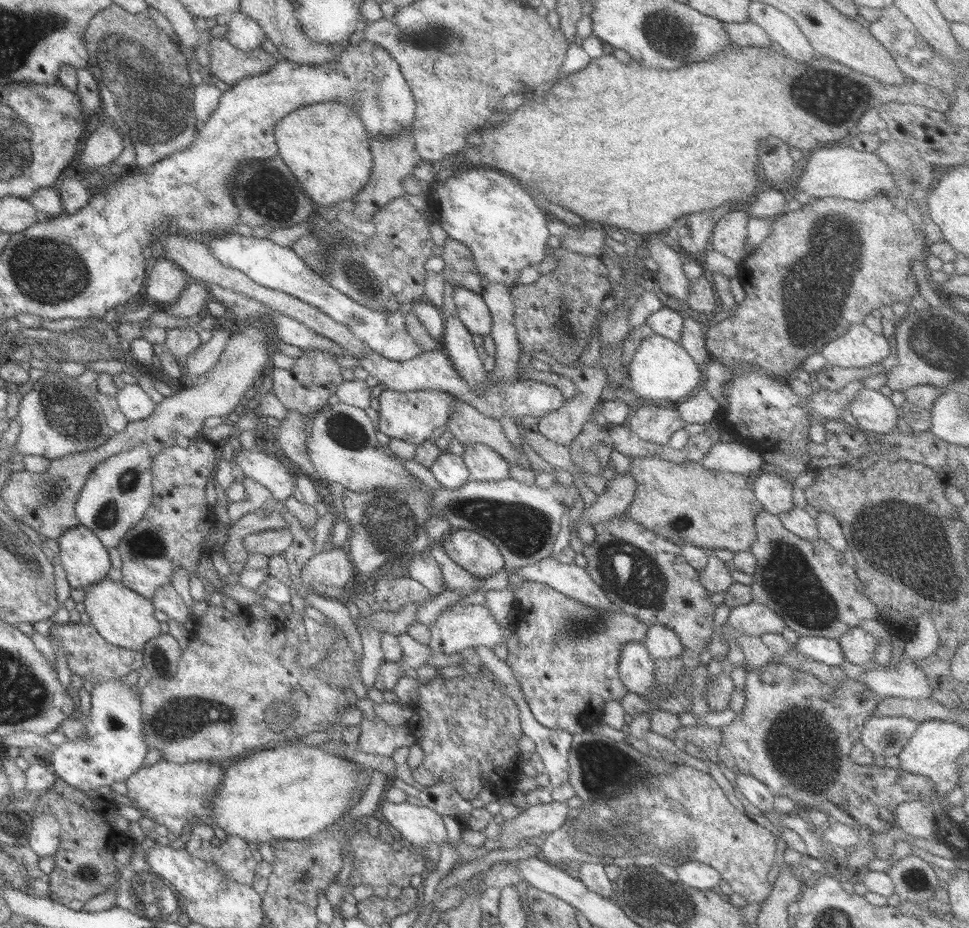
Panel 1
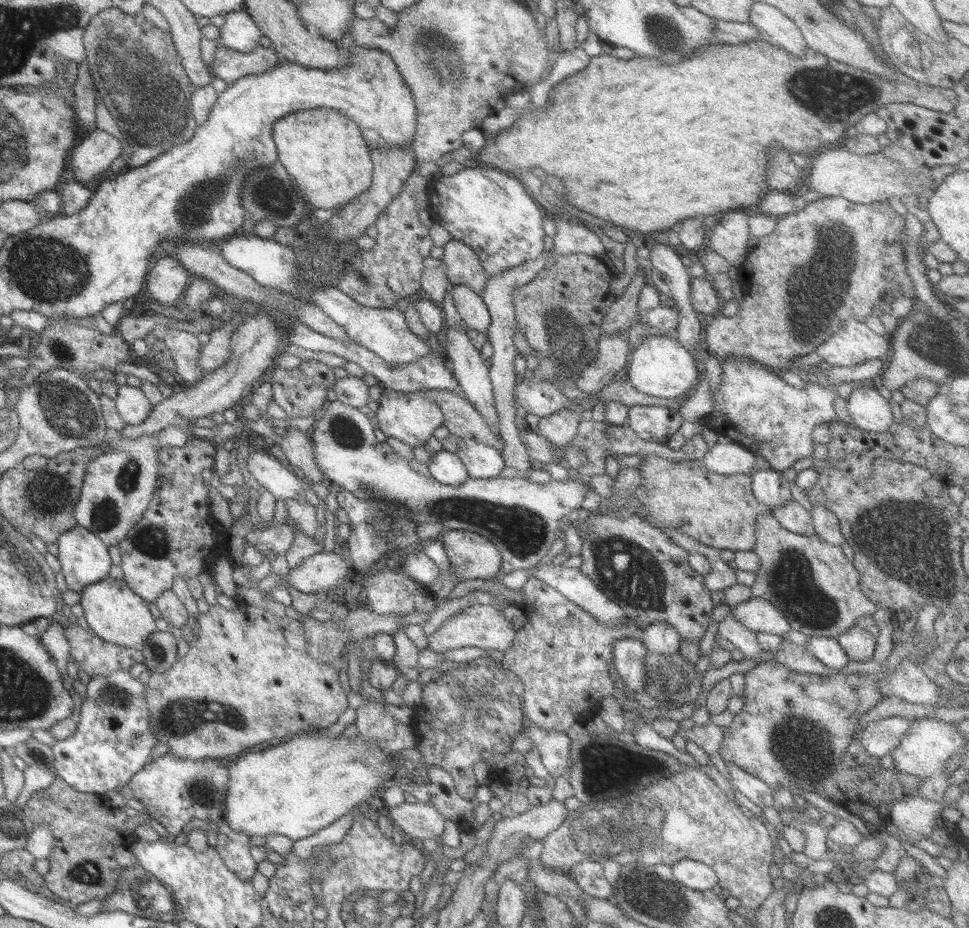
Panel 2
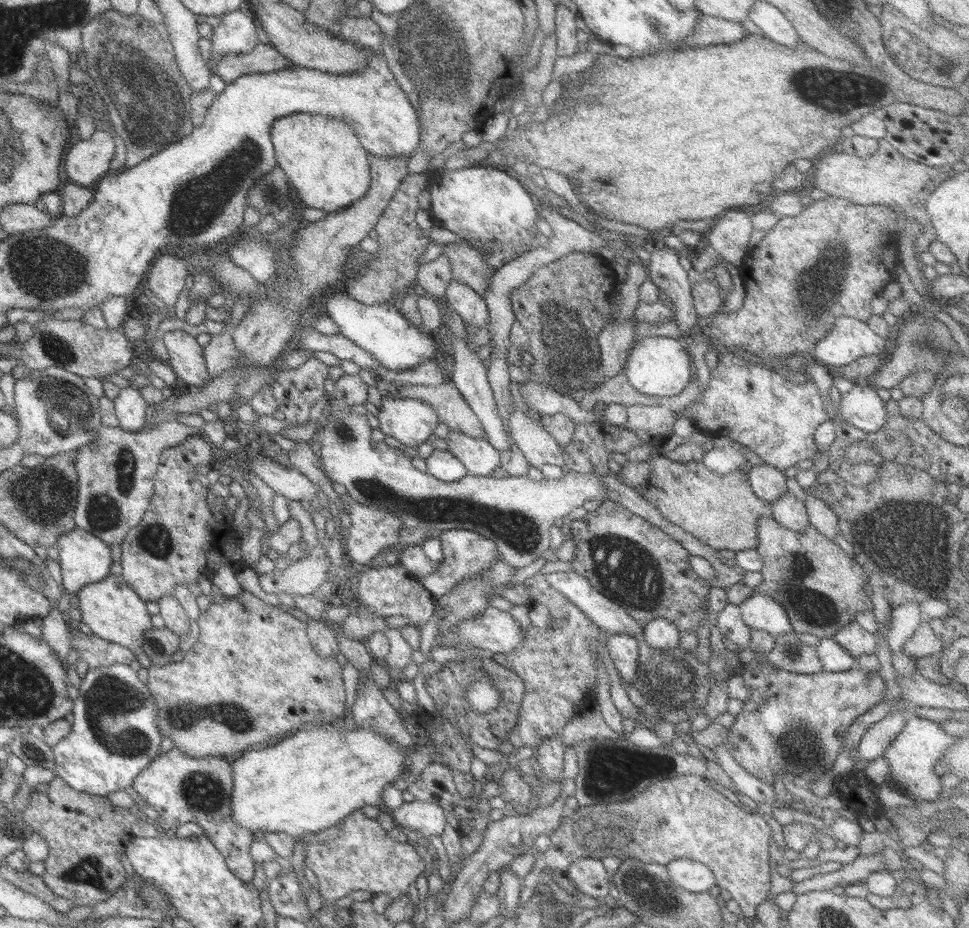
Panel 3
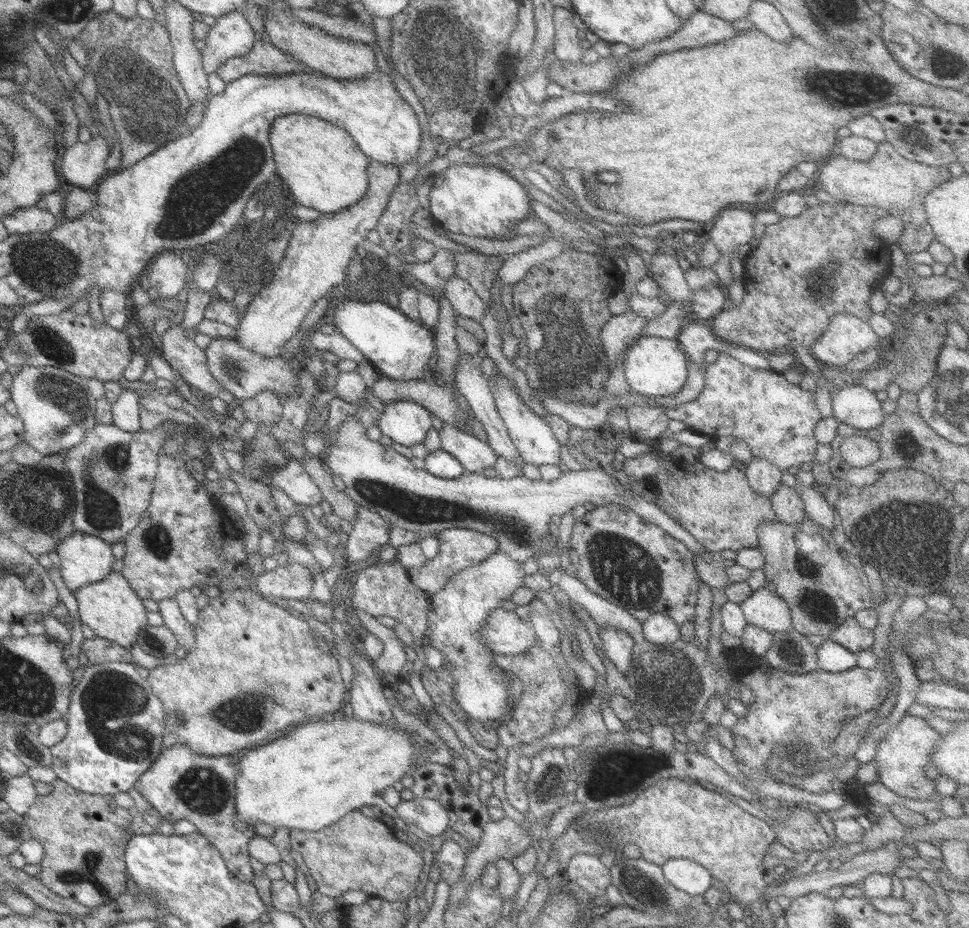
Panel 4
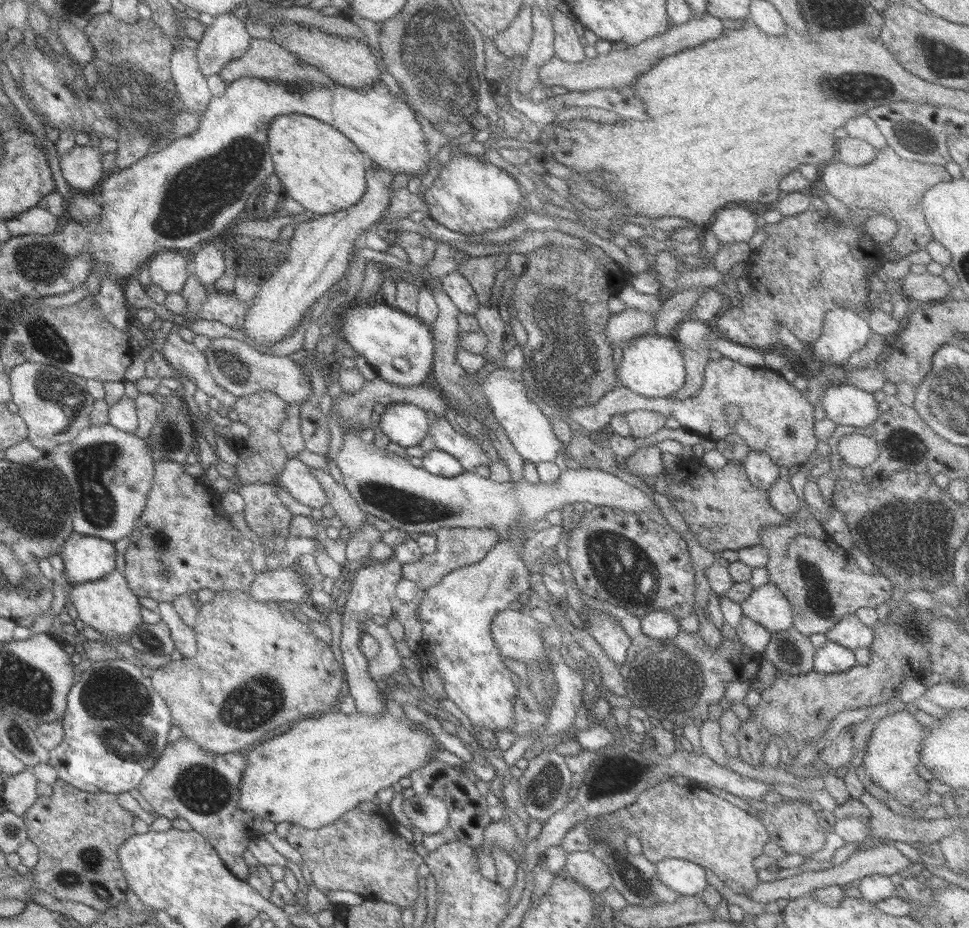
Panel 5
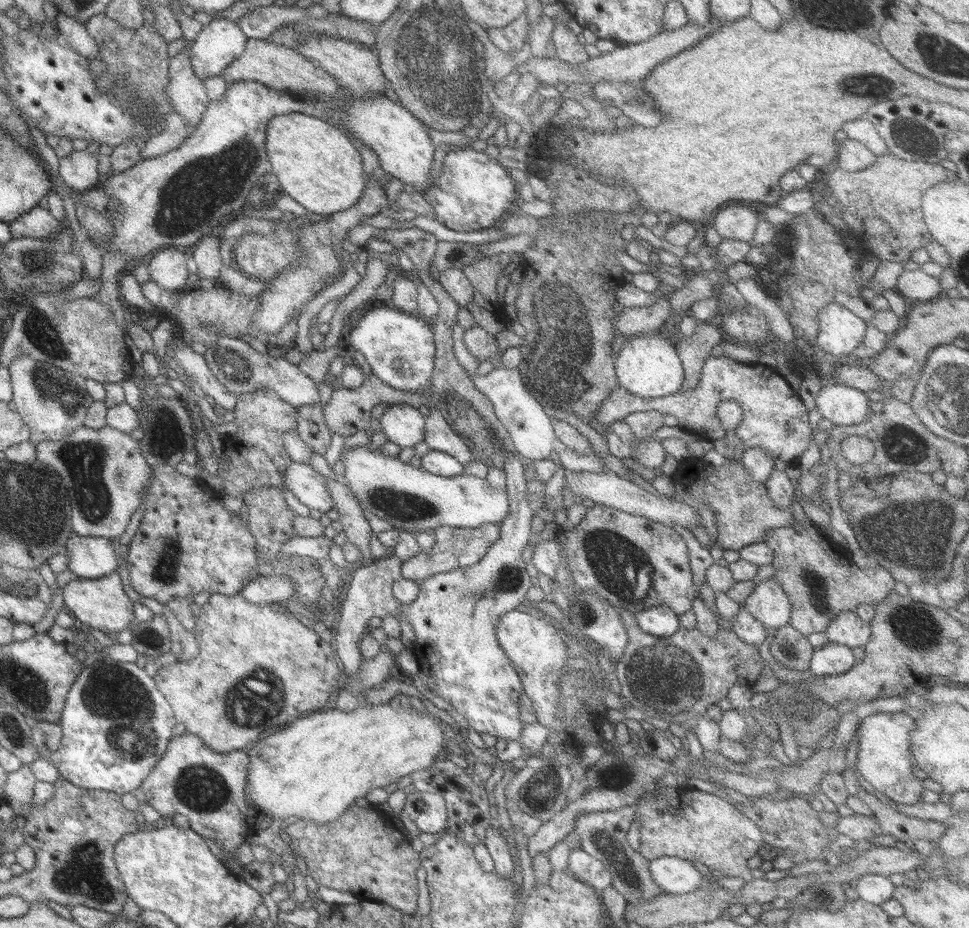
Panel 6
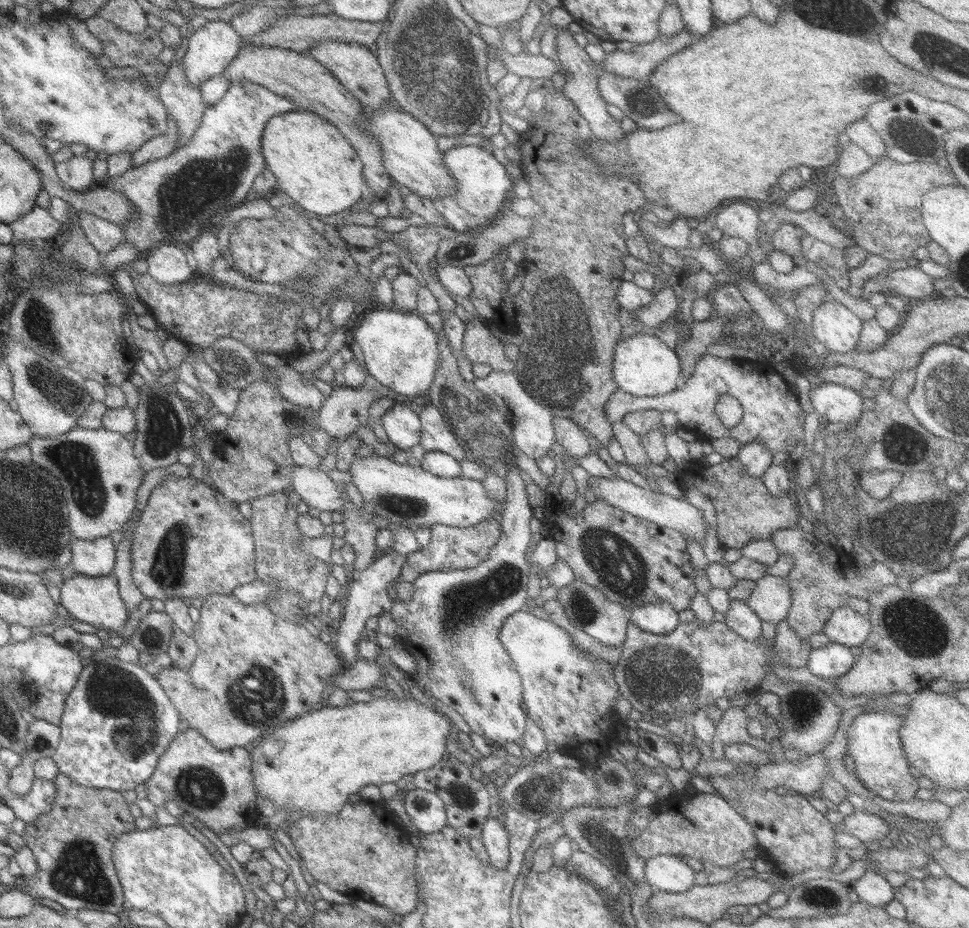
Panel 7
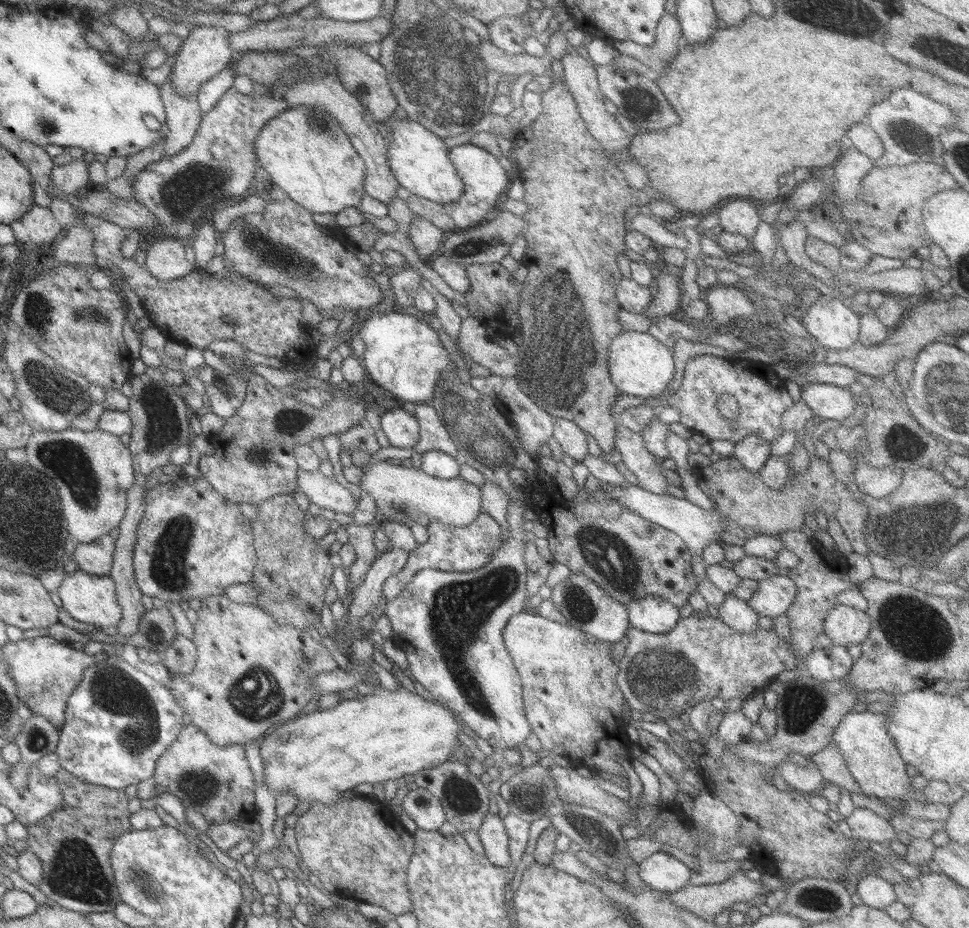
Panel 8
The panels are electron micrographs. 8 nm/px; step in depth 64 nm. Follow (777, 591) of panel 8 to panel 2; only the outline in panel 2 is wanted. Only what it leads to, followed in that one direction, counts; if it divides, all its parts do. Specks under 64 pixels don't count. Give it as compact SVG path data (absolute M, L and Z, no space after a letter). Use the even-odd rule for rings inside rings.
M751 597L730 610L733 619L753 634L764 632L783 637L789 630L789 622L779 609L767 600Z

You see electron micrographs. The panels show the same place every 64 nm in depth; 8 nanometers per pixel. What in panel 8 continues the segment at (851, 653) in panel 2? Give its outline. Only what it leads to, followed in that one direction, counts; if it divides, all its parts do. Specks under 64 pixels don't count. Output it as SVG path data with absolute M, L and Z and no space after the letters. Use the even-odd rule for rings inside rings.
M837 603L823 617L822 633L829 638L831 645L847 647L861 644L869 627L870 620L864 612Z

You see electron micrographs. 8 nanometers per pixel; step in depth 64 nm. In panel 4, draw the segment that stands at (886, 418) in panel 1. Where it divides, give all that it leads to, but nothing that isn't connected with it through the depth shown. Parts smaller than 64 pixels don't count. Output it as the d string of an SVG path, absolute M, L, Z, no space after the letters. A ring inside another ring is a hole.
M852 383L837 388L829 397L831 416L838 423L860 431L871 430L883 420L884 412L875 394L863 386Z

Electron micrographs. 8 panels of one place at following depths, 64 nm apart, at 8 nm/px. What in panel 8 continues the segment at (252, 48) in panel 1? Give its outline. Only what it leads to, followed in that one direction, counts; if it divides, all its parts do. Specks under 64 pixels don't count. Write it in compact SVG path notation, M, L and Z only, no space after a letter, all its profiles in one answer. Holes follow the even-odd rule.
M193 26L187 37L179 45L175 62L171 66L166 80L171 84L171 90L175 90L177 96L193 96L204 82L227 66L231 60L233 50L227 44L229 32L225 28L217 26Z

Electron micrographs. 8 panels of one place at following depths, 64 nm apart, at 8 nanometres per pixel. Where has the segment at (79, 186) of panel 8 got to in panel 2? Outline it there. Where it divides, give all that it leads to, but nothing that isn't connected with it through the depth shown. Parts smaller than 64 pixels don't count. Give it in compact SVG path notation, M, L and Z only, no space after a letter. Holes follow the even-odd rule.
M95 128L71 149L67 162L69 172L75 181L92 186L98 177L103 177L111 161L120 156L121 150L117 138Z

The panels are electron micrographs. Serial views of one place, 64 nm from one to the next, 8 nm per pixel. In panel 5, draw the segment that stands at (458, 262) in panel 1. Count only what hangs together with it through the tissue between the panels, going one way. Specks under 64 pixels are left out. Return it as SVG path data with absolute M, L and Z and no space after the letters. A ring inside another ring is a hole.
M506 253L494 256L471 258L457 266L457 273L463 276L473 290L480 305L487 306L496 273L505 268L508 262Z

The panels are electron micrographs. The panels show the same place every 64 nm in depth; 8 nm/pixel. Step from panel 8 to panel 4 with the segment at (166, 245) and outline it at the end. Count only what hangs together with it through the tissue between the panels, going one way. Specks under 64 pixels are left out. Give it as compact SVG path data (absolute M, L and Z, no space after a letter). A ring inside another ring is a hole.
M176 251L161 252L147 265L146 278L159 299L175 298L185 285L189 269Z

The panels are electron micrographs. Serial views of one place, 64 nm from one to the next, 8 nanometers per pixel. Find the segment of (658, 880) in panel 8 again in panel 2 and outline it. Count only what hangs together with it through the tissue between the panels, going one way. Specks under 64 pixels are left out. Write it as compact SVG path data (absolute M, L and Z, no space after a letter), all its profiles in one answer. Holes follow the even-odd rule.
M677 860L671 863L670 868L674 880L679 885L697 892L709 890L717 882L711 868L694 860Z

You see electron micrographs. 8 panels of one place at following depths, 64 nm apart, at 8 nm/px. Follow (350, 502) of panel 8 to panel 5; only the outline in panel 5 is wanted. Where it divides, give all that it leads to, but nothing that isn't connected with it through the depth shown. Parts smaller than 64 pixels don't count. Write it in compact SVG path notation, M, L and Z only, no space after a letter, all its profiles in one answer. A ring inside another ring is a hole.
M288 457L283 470L277 475L275 486L285 488L298 504L320 509L326 503L325 493L319 487L319 482L313 477L309 467L299 459Z

